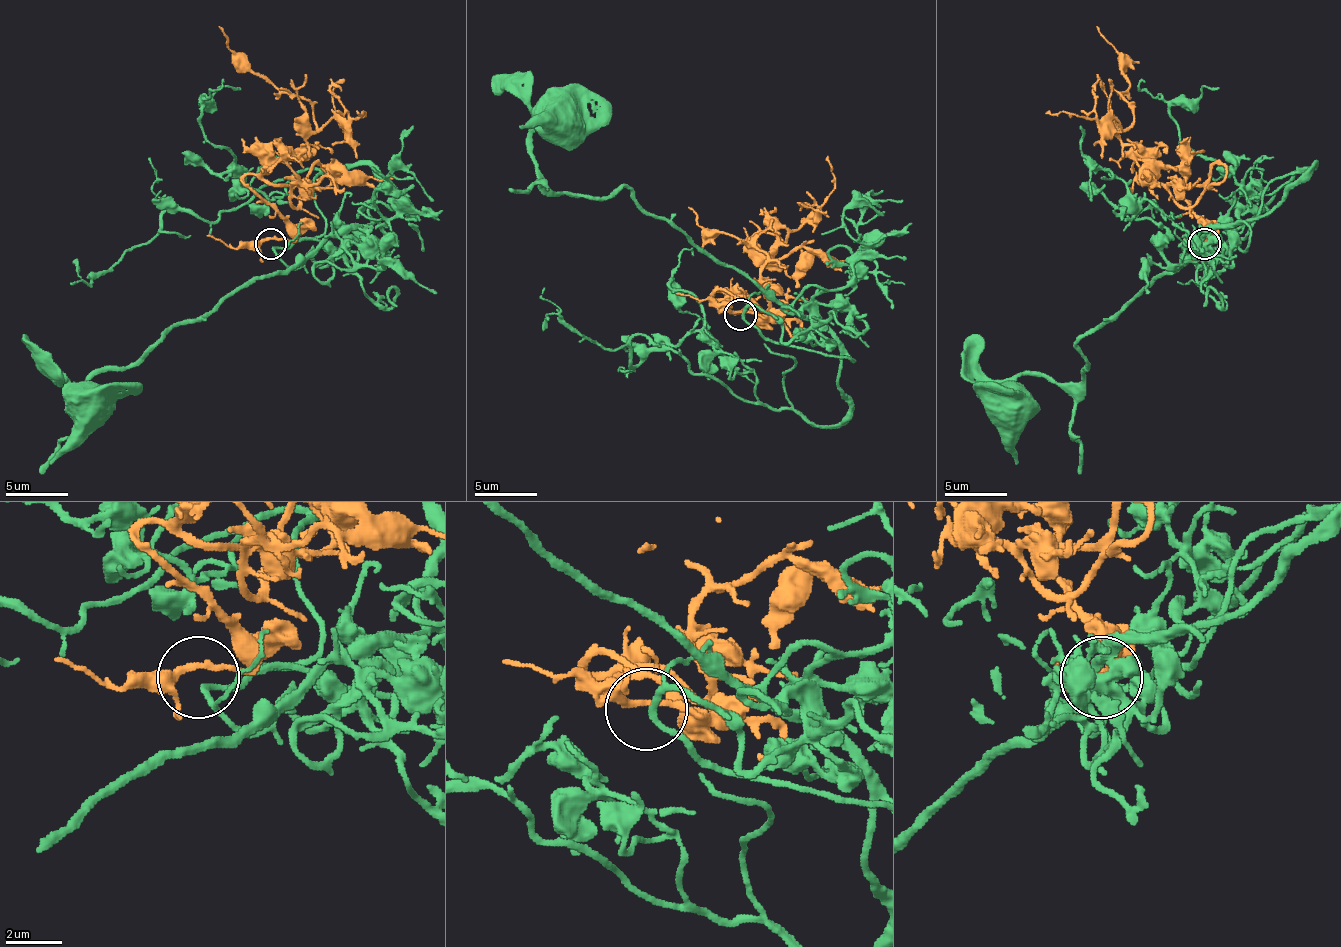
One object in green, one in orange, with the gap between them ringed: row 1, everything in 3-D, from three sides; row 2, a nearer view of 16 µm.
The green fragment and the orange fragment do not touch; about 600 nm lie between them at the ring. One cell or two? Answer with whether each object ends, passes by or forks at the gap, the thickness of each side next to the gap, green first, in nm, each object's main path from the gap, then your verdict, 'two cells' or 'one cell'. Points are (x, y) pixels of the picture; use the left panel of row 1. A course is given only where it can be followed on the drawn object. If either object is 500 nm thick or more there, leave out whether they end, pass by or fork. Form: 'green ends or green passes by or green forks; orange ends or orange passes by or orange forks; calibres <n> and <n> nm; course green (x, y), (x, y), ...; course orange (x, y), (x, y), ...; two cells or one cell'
green passes by; orange passes by; calibres 180 and 240 nm; course green (271, 247), (302, 238), (340, 253), (249, 278), (133, 363), (86, 379), (61, 376), (86, 404); course orange (268, 241), (287, 222), (243, 178), (296, 188), (296, 206), (287, 163), (318, 131), (218, 25); one cell

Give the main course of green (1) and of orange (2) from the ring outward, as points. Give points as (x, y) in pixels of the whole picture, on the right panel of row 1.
1: (1202, 247), (1234, 241), (1168, 269), (1077, 341), (1083, 379), (1024, 376), (1014, 404)
2: (1202, 241), (1181, 194), (1187, 175), (1202, 188), (1184, 206), (1121, 141), (1124, 59), (1096, 25)

